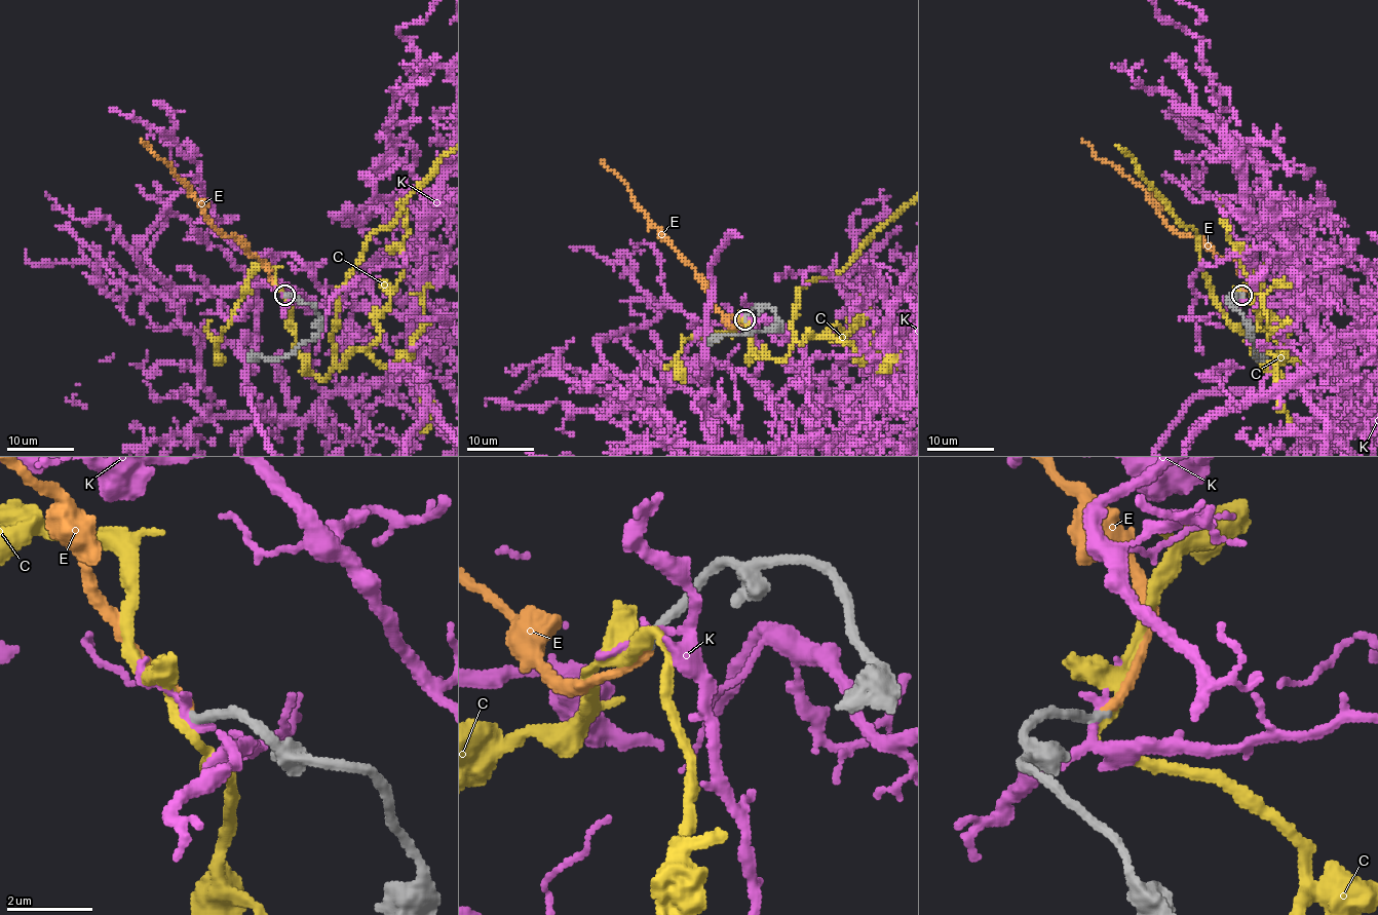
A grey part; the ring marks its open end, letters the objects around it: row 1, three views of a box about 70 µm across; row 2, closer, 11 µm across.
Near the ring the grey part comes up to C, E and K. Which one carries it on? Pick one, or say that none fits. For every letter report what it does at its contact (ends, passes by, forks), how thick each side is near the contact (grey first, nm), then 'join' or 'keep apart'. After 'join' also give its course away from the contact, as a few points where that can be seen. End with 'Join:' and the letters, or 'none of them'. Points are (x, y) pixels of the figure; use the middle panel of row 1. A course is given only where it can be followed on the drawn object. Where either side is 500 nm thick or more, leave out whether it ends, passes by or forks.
C: it passes by; 200 nm thick on the grey side, 240 nm on the other; keep apart
E: it ends there; 200 nm thick on the grey side, 200 nm on the other; join
K: it forks there; 240 nm thick on the grey side, 170 nm on the other; keep apart
Join: E

